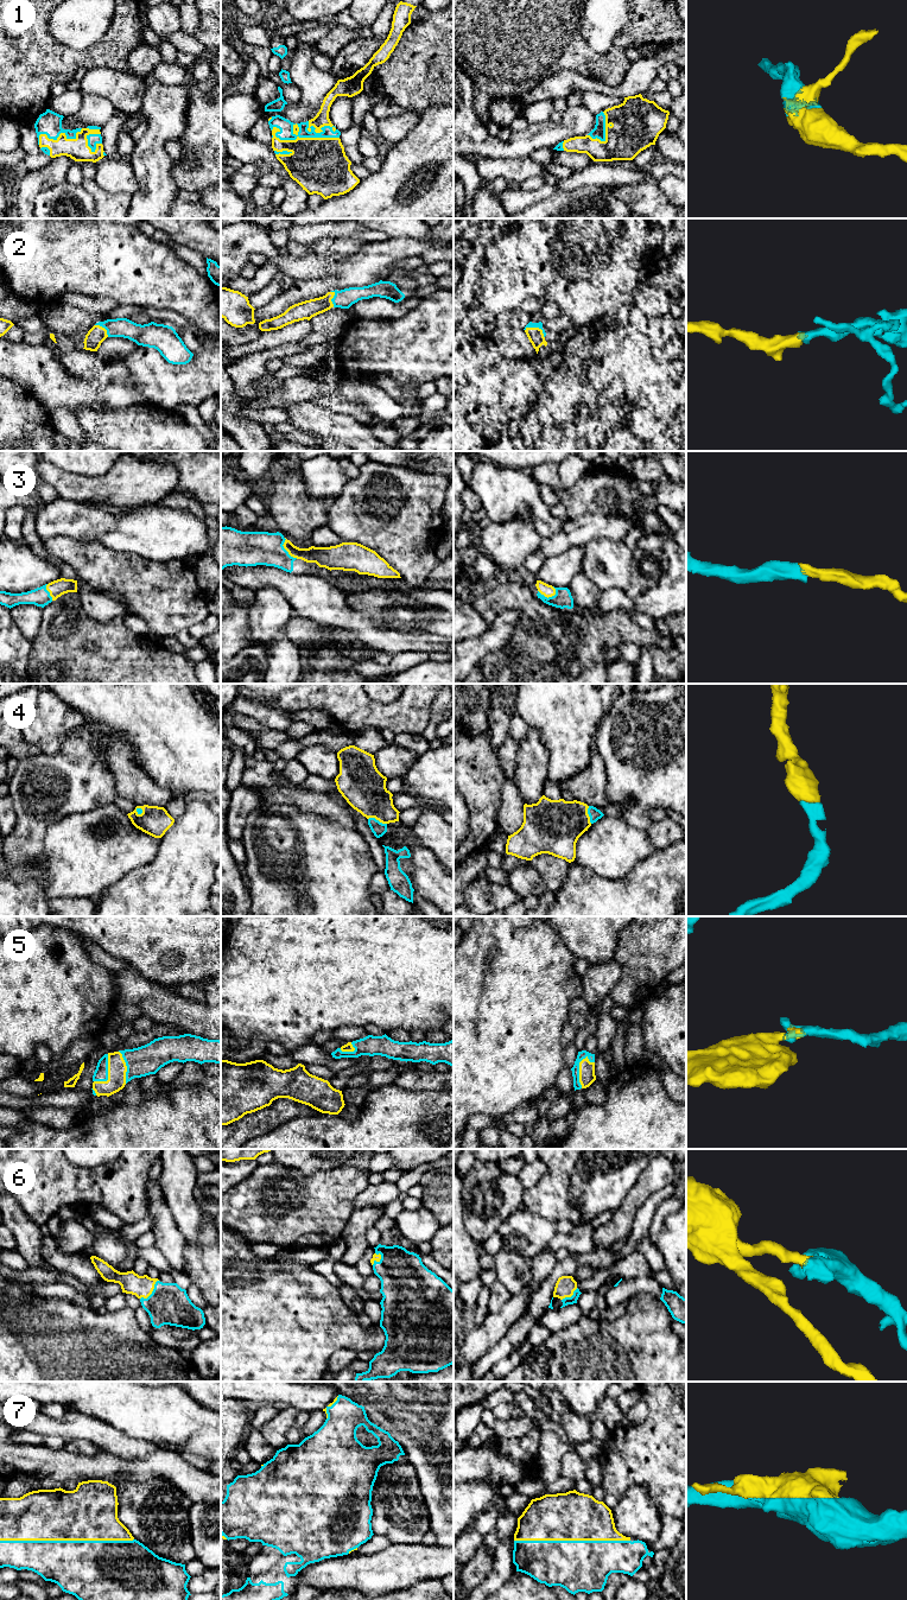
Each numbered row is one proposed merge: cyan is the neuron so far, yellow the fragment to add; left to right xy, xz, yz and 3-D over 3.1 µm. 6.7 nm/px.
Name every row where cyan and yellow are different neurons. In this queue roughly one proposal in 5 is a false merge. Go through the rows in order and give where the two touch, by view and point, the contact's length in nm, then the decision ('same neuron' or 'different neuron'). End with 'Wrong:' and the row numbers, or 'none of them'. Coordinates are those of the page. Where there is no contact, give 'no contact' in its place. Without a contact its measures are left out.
1: xz (300, 137) | 460 nm | same neuron
2: yz (537, 327) | 150 nm | same neuron
3: yz (546, 597) | 130 nm | same neuron
4: xz (378, 820) | 130 nm | same neuron
5: yz (578, 1072) | 220 nm | same neuron
6: xy (152, 1291) | 180 nm | same neuron
7: xy (67, 1541) | 900 nm | same neuron
Wrong: none of them

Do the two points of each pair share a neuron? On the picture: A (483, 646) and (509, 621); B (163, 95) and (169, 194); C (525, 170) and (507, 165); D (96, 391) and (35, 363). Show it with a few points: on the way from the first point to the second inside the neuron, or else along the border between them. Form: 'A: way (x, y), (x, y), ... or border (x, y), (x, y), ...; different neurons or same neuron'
A: way (489, 641), (503, 627); same neuron
B: way (163, 120), (163, 127), (157, 135), (157, 169); same neuron
C: way (520, 170), (512, 169); same neuron
D: way (81, 391), (63, 391), (50, 379); same neuron

